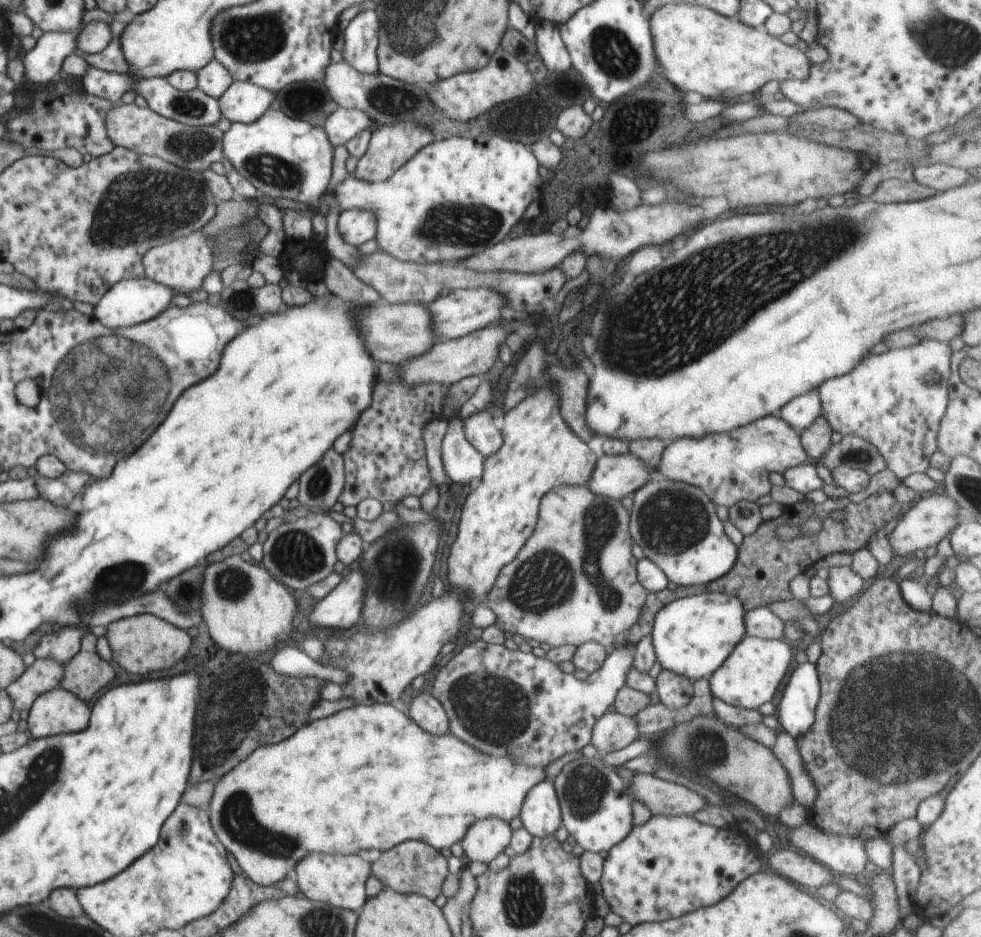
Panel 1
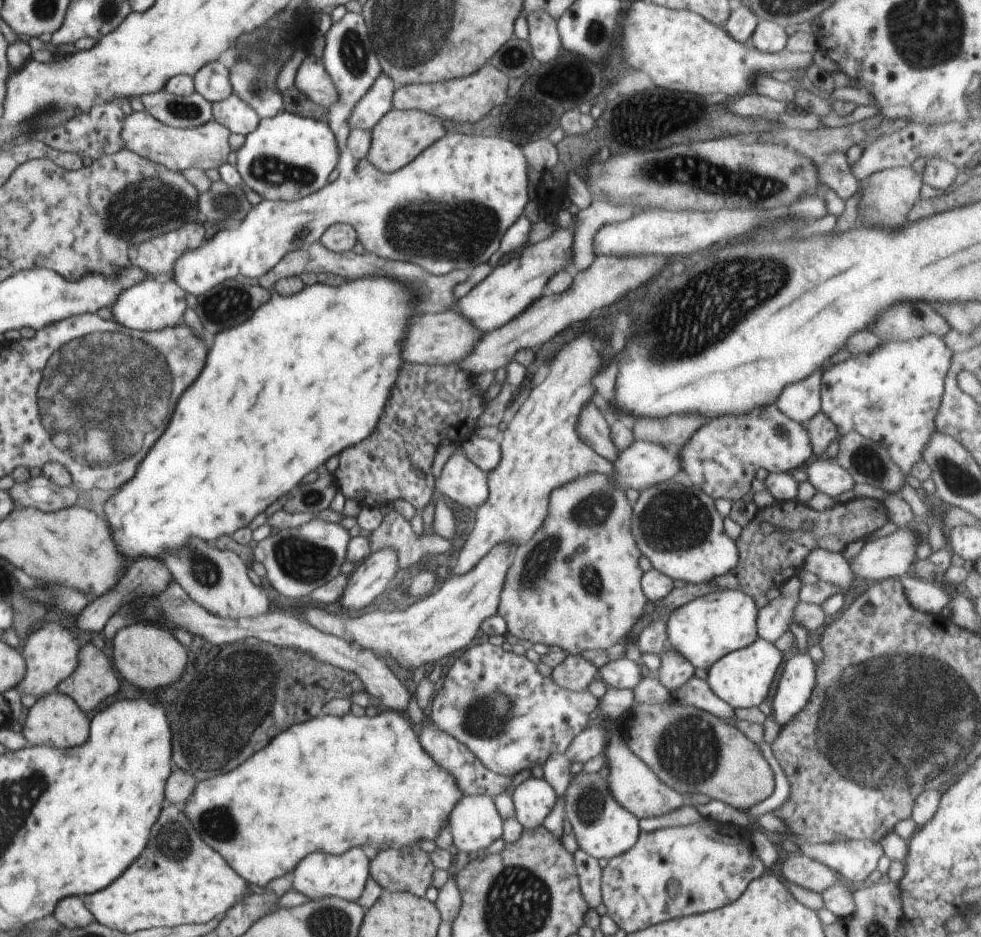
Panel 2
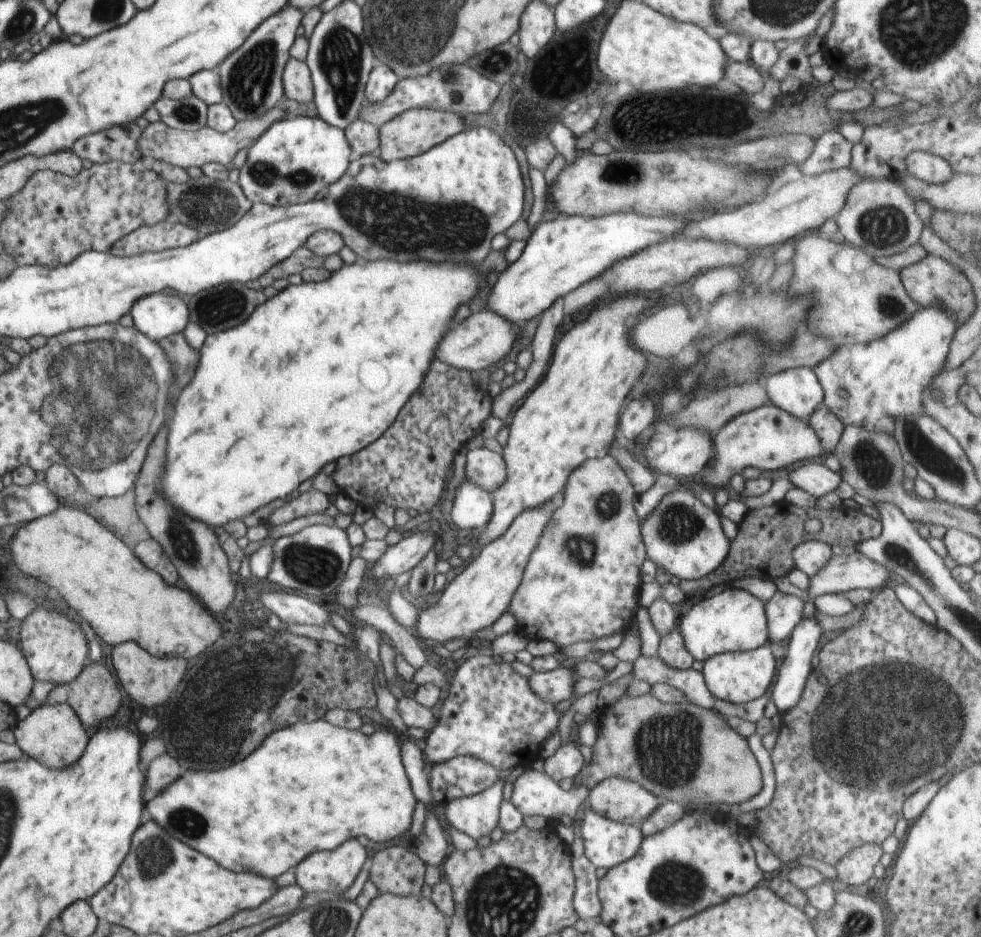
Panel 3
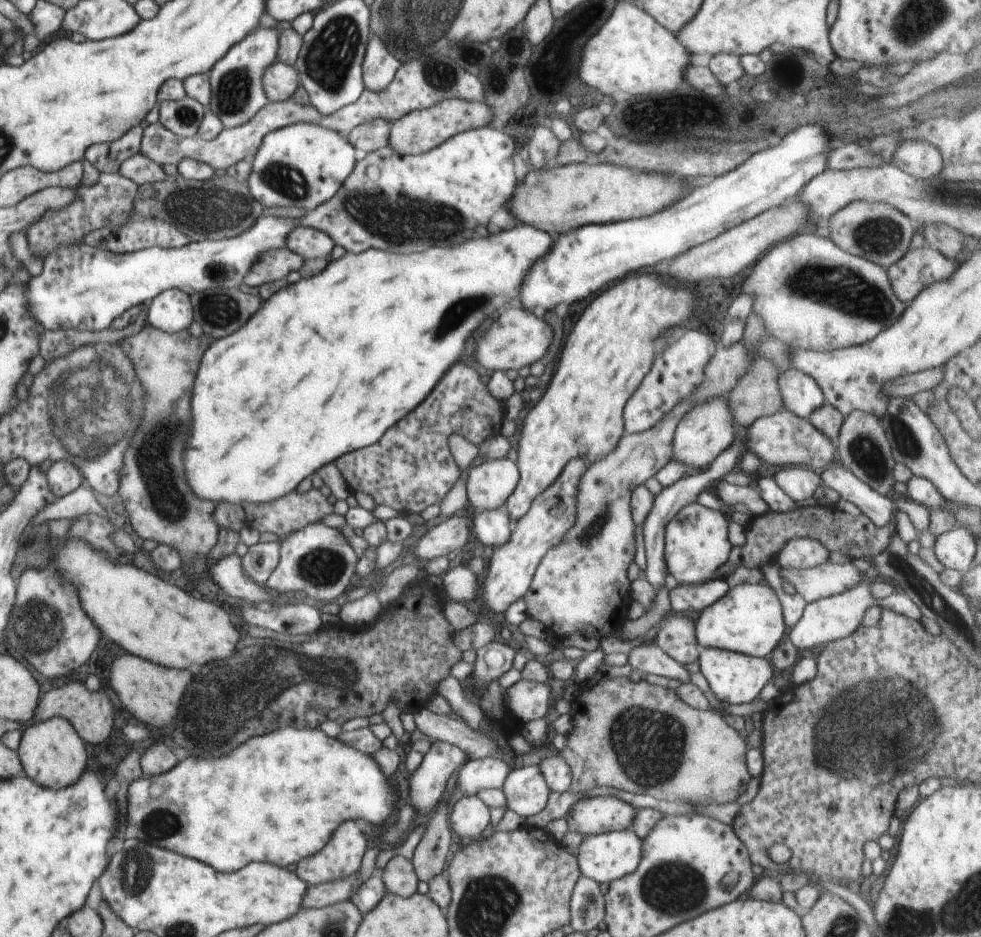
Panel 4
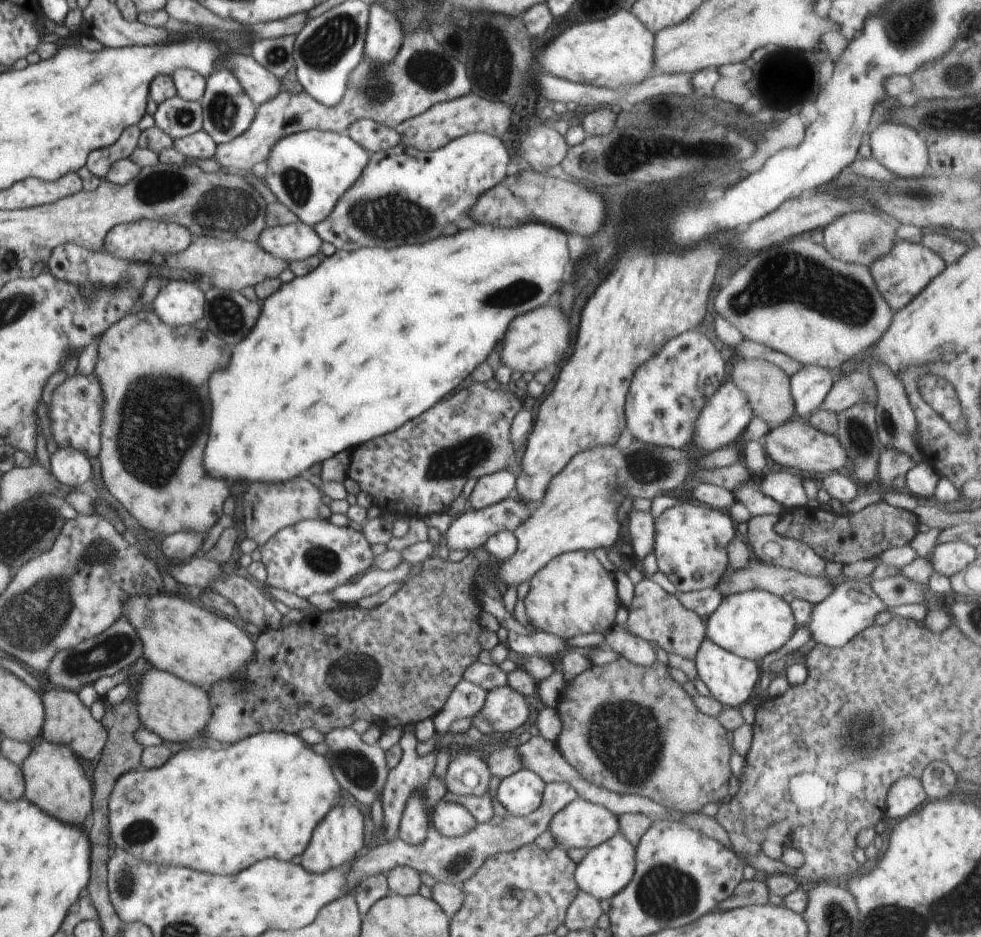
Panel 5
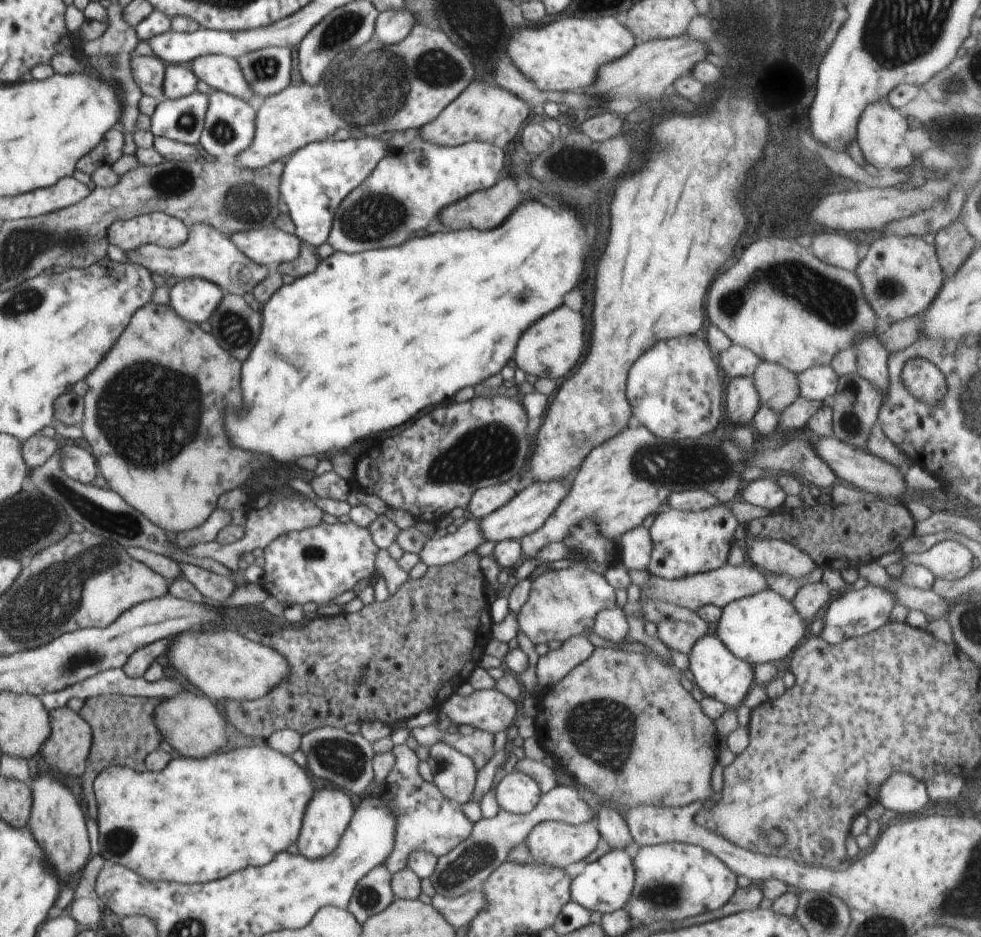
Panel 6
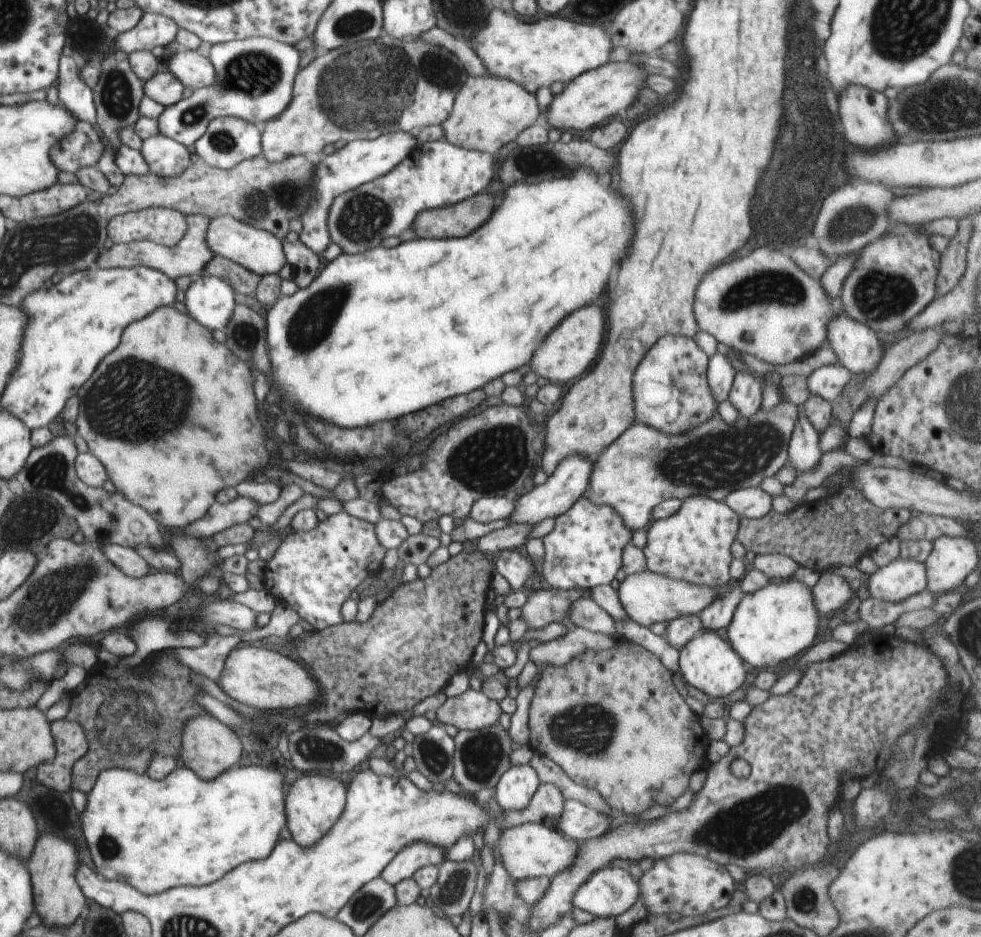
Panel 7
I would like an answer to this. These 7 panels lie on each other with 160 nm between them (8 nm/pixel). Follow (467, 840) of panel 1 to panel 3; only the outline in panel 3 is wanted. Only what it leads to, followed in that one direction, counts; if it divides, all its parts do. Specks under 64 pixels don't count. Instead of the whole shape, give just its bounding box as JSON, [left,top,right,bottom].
[441,766,517,841]

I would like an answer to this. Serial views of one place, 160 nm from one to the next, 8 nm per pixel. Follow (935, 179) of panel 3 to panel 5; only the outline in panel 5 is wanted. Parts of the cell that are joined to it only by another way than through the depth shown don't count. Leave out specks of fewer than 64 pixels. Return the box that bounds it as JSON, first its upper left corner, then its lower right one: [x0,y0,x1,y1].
[871,118,929,177]

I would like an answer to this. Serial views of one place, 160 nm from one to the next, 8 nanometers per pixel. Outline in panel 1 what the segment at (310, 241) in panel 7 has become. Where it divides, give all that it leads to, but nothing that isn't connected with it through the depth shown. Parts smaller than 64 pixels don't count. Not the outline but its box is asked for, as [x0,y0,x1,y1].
[223,109,334,205]

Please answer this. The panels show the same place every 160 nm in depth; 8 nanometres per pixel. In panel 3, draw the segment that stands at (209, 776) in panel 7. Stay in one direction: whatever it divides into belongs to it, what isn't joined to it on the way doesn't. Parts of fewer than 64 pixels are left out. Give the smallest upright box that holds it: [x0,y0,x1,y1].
[111,641,188,706]

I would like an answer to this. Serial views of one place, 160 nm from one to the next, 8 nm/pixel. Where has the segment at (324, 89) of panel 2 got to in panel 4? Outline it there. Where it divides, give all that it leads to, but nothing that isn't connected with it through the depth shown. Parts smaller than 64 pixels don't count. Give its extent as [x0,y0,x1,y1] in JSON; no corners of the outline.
[261,62,299,102]

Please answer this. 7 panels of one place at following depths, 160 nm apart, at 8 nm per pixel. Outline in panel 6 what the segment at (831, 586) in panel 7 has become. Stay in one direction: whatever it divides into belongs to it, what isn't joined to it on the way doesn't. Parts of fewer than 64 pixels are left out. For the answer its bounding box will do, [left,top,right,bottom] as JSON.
[793,582,831,622]

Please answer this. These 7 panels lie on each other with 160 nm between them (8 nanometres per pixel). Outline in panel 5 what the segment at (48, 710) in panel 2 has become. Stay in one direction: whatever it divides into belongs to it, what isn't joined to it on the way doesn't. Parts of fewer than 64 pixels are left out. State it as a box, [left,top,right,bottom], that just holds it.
[21,740,93,826]

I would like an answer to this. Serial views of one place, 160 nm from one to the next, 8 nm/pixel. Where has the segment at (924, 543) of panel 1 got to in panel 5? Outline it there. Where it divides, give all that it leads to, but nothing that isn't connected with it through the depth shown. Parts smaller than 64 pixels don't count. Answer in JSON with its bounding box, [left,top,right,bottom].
[714,557,836,605]

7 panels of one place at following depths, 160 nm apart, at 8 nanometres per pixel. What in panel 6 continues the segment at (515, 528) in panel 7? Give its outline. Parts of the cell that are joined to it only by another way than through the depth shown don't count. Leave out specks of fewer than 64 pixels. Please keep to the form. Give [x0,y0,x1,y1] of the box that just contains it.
[419,518,488,568]

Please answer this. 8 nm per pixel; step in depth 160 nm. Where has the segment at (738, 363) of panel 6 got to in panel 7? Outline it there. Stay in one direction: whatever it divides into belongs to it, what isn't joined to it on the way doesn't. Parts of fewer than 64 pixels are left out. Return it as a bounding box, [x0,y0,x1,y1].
[707,350,737,406]

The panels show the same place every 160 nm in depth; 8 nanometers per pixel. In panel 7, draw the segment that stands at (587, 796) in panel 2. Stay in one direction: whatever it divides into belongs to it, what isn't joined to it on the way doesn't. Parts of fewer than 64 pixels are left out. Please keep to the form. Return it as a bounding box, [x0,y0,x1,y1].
[573,866,642,917]

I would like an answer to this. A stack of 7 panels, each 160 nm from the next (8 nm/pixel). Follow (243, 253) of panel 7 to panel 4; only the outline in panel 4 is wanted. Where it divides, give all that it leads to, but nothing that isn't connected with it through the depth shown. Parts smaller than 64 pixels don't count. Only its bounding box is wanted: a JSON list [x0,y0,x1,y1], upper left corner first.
[285,225,334,260]

